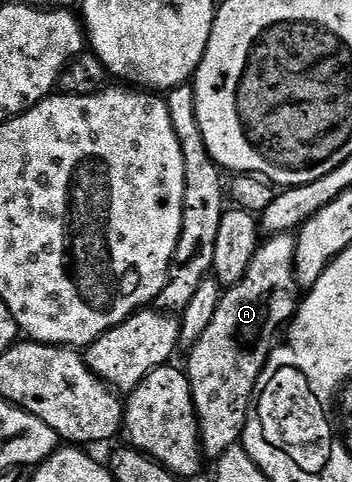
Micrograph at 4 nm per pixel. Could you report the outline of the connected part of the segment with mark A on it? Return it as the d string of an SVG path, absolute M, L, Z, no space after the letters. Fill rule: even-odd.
M277 233L269 236L261 244L259 251L250 263L250 271L240 282L223 290L214 319L210 327L202 334L198 343L190 346L192 353L188 357L186 372L192 388L192 398L196 408L196 418L200 424L200 448L208 459L215 459L224 454L231 445L241 444L248 414L257 394L256 384L260 373L268 361L268 355L274 348L274 333L281 323L295 316L298 299L293 295L297 290L296 274L296 239L292 233Z

